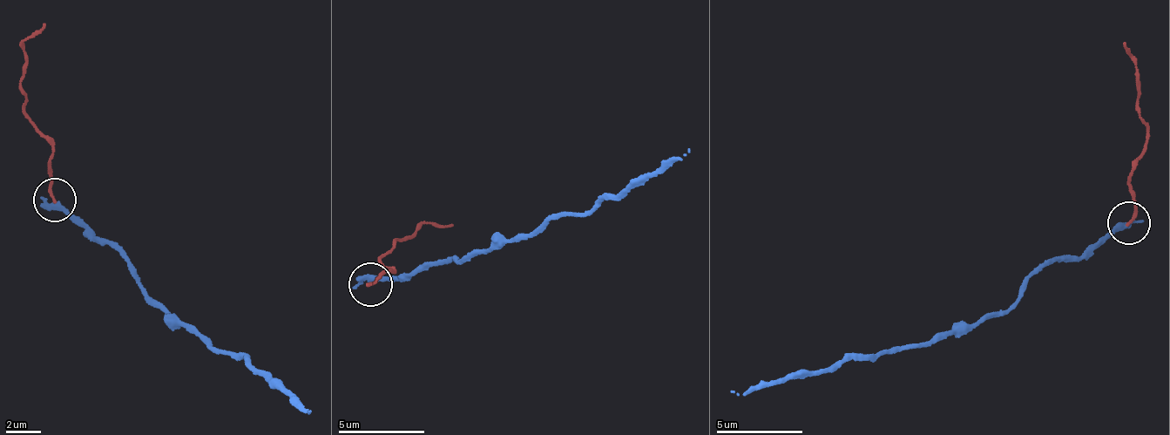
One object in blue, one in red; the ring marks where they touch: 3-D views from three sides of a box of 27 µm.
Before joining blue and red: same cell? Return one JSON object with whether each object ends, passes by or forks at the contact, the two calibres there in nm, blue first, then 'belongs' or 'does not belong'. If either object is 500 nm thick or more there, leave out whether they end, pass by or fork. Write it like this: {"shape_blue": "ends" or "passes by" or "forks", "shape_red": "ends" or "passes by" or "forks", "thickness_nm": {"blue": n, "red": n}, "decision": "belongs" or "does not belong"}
{"shape_blue": "passes by", "shape_red": "ends", "thickness_nm": {"blue": 320, "red": 190}, "decision": "does not belong"}

